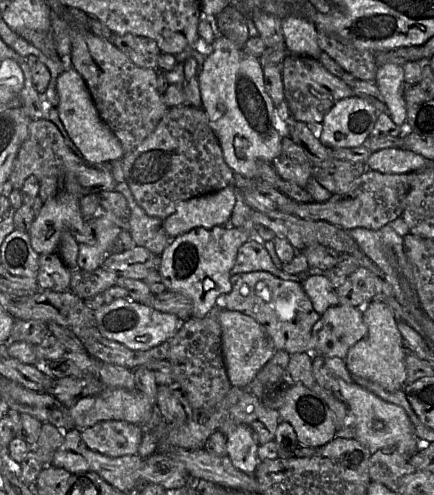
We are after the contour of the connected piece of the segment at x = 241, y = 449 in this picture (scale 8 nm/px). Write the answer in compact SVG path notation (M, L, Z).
M239 425L226 435L227 456L241 472L254 475L260 462L258 442L253 430L246 425Z

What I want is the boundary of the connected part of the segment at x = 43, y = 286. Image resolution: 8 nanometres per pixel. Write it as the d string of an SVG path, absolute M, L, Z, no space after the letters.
M57 252L39 257L37 283L42 291L65 292L70 290L73 271Z

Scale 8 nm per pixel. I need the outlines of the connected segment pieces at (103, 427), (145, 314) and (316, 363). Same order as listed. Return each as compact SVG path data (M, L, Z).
M108 420L80 430L80 435L89 449L117 458L138 454L144 431L144 427L123 420Z
M127 298L105 303L94 312L94 322L103 337L116 341L129 349L141 351L169 342L181 323L179 318L173 314L157 311L147 304Z
M314 356L312 370L318 383L335 398L341 398L339 379L354 383L345 360L338 357Z

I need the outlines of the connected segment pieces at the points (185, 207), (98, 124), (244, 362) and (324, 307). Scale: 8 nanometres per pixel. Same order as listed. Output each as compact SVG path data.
M230 185L215 193L182 201L163 221L167 236L174 239L195 228L230 226L237 190Z
M69 65L57 78L57 92L59 102L56 108L59 118L73 143L84 155L84 159L91 163L122 160L125 153L121 142L100 118L82 76Z
M222 309L219 322L222 331L222 355L228 379L233 387L247 388L271 360L276 349L265 329L248 315Z
M310 273L302 281L302 287L320 315L340 303L337 290L324 273Z

